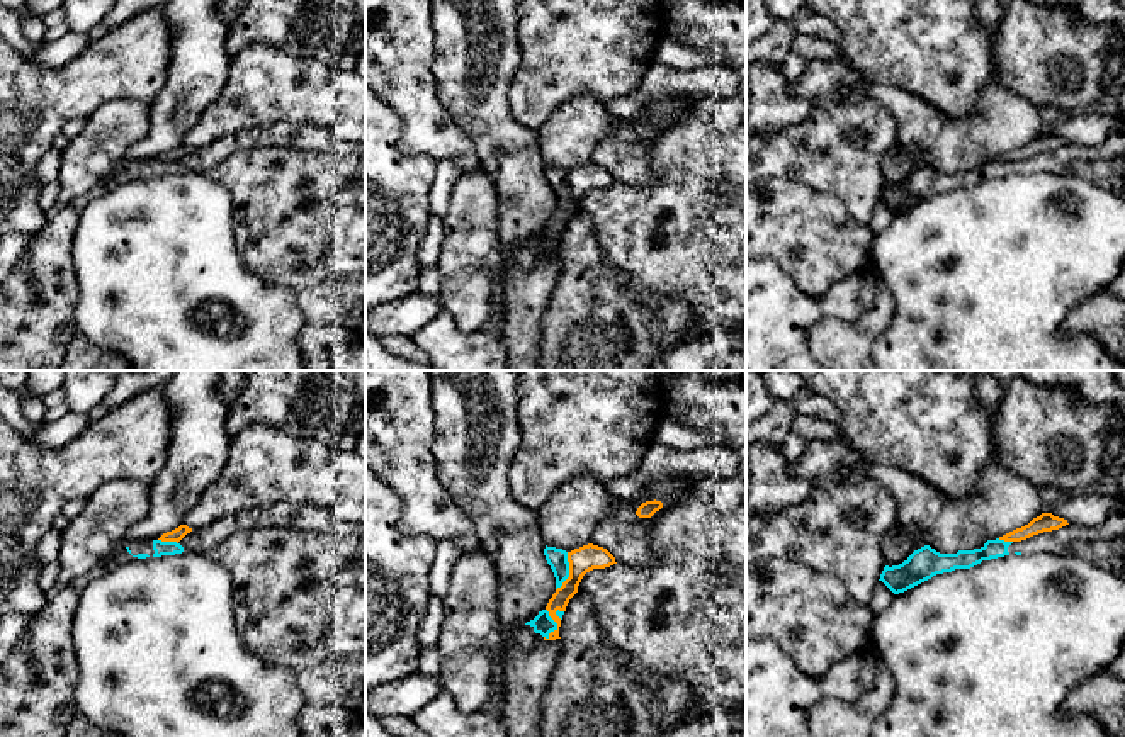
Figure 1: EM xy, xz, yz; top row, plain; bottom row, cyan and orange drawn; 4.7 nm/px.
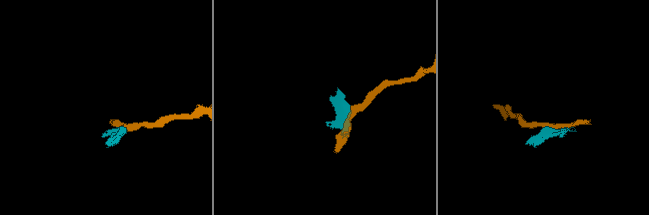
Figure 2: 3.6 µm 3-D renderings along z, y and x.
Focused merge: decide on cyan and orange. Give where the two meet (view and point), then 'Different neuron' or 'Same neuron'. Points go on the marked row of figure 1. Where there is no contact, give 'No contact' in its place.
Touches cyan at xz (568, 571). Different neuron

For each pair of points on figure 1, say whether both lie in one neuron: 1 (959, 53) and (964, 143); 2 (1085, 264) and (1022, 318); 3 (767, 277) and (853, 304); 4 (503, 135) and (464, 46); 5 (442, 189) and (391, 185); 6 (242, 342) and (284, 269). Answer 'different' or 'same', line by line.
1: different
2: same
3: same
4: same
5: different
6: different

